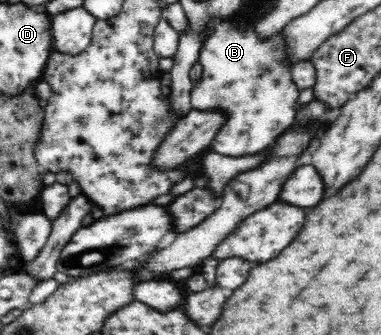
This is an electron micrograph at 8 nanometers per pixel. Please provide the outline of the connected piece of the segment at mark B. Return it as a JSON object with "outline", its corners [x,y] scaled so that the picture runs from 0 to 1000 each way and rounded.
{"outline":[[[612,63],[567,69],[562,99],[530,134],[522,182],[533,203],[525,245],[507,251],[501,310],[517,328],[583,328],[588,373],[562,409],[556,448],[593,469],[635,469],[693,454],[703,436],[717,436],[724,415],[772,370],[780,296],[787,269],[766,239],[764,206],[756,203],[753,158],[748,158],[745,107],[740,96],[682,119],[667,90],[640,96]]]}

